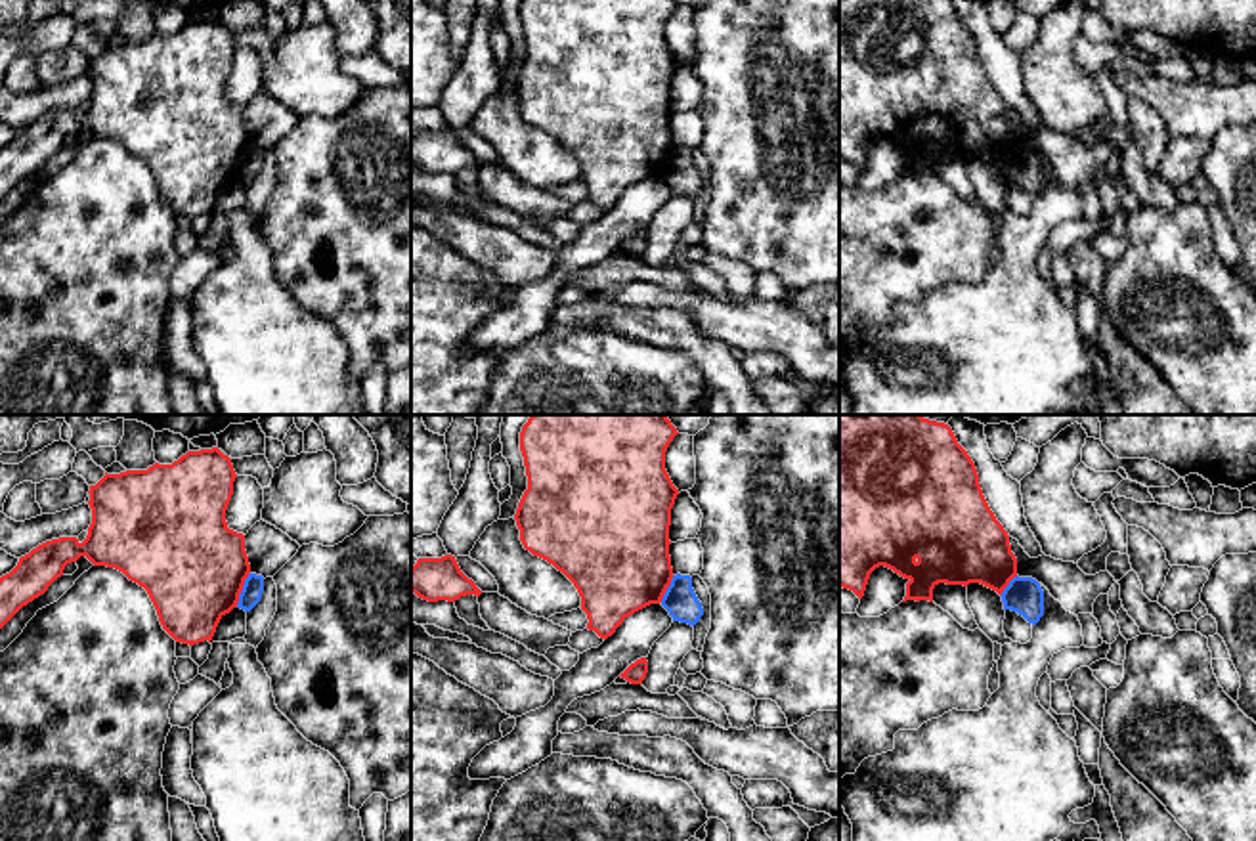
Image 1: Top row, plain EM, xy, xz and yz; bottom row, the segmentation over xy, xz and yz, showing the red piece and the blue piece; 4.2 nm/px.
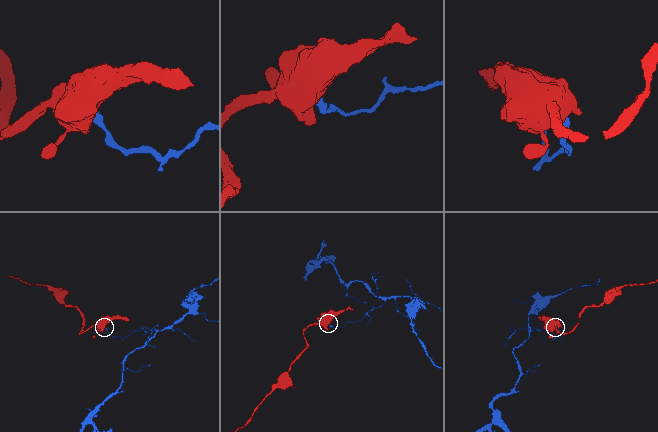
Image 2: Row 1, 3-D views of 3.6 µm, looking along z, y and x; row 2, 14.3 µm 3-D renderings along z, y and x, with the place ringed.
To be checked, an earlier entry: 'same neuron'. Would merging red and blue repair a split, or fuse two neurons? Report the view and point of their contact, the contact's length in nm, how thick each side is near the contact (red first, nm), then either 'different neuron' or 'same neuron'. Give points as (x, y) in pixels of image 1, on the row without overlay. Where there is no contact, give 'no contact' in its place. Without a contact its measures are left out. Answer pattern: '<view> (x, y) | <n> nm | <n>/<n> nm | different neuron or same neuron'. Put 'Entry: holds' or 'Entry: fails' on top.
Entry: fails
xy (241, 161) | 160 nm | 440/90 nm | different neuron

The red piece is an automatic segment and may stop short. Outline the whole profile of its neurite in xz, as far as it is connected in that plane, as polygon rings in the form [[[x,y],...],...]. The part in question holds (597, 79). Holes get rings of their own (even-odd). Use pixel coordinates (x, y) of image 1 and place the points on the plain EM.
[[[522,0],[528,61],[514,92],[526,122],[562,143],[581,168],[587,201],[608,210],[635,183],[660,176],[673,151],[669,128],[671,80],[679,67],[665,42],[665,23],[677,0]]]

